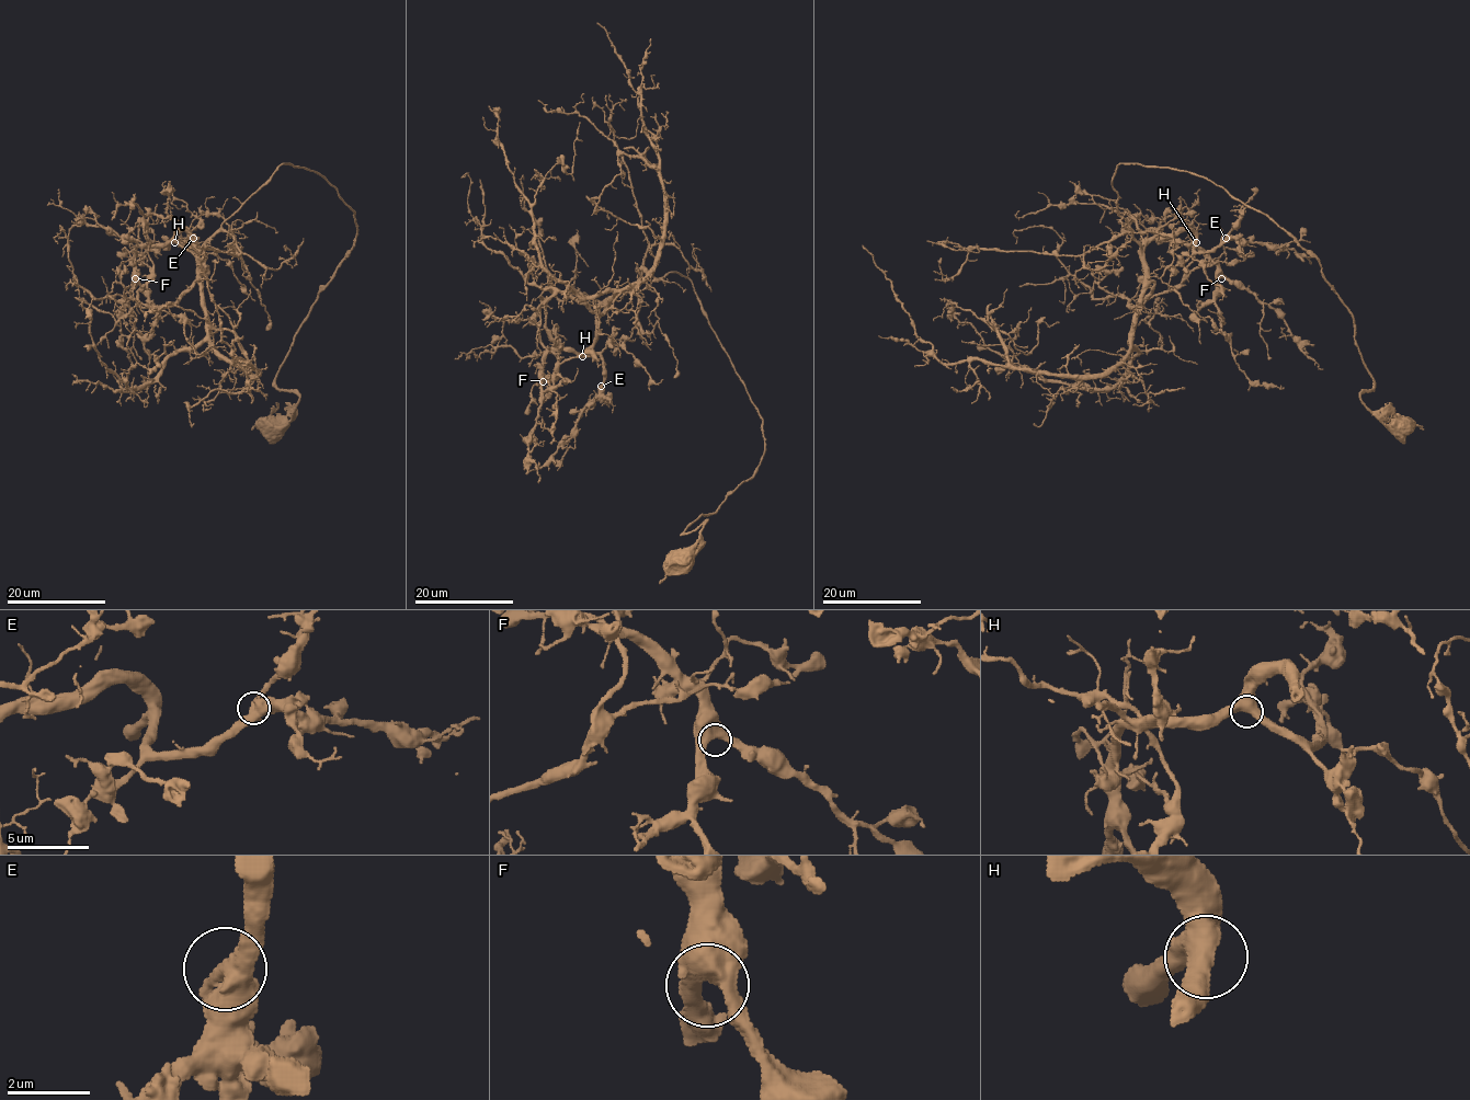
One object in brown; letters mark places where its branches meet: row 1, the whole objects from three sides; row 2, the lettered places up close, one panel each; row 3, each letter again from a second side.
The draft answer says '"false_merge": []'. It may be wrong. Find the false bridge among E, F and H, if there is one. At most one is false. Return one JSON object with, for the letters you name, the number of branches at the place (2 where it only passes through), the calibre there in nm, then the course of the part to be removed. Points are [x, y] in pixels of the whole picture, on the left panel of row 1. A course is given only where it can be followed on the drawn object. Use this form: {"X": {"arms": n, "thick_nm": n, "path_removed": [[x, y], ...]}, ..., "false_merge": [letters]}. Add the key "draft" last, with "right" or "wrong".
{"false_merge": [], "draft": "right"}

